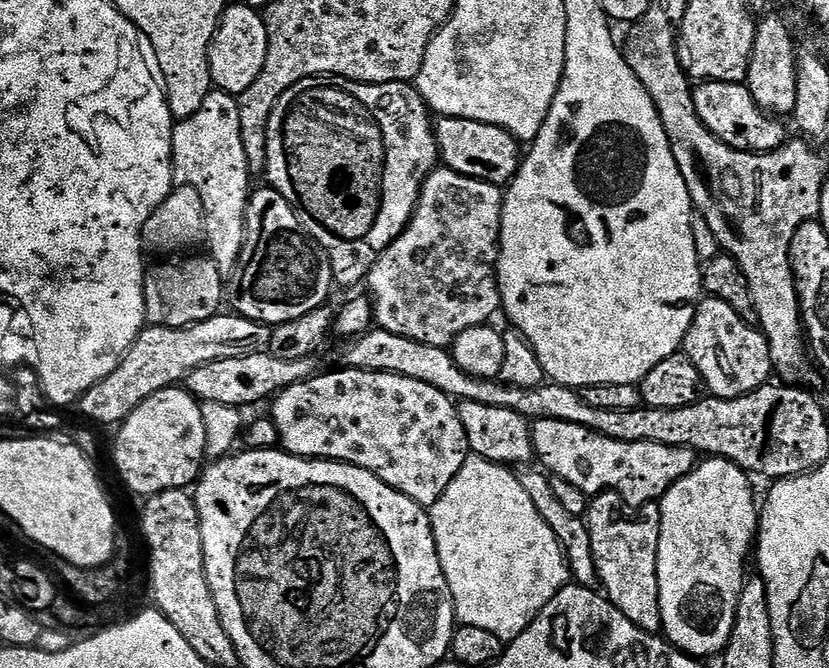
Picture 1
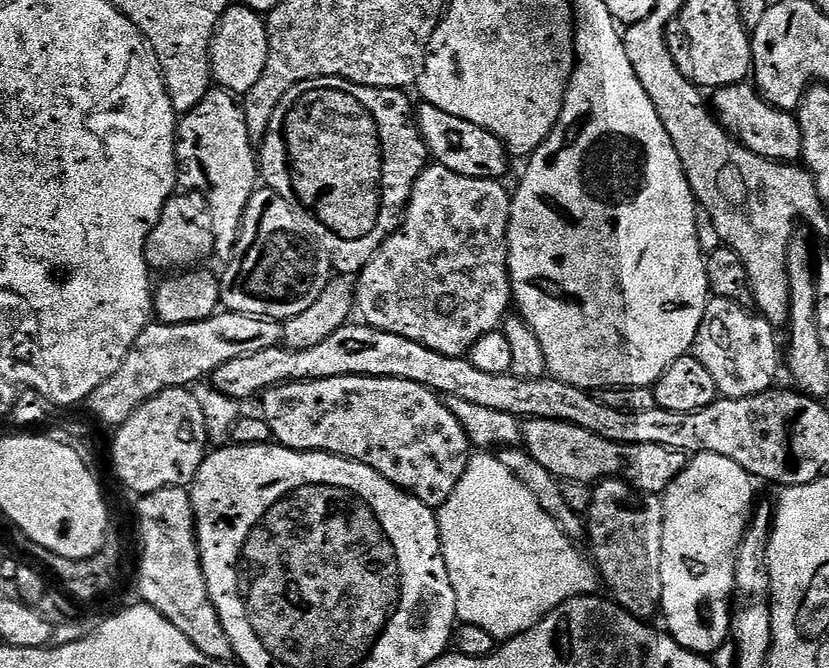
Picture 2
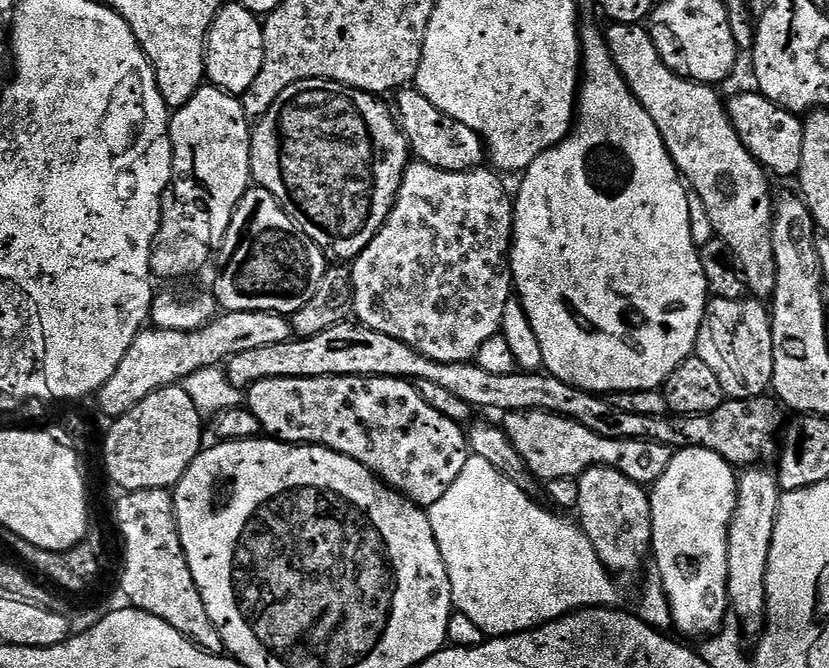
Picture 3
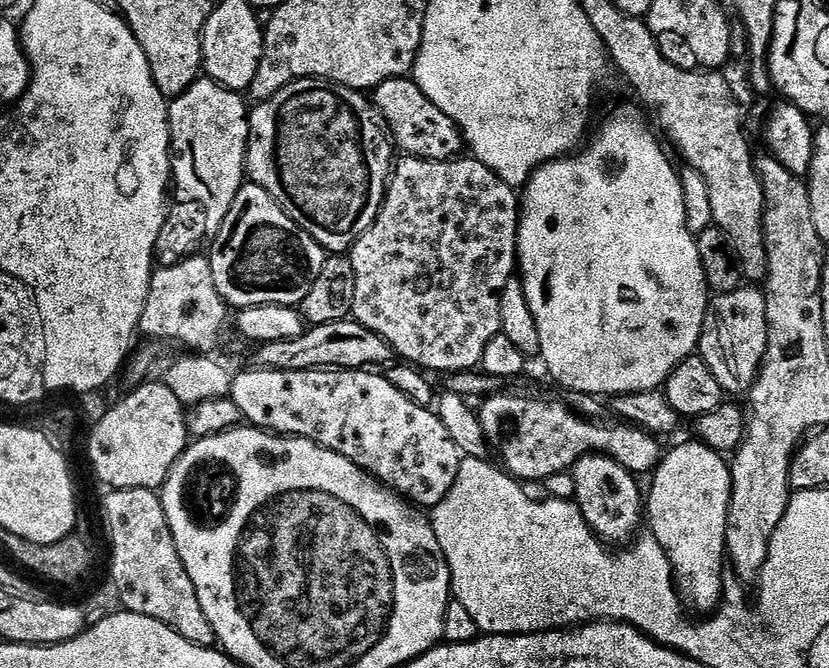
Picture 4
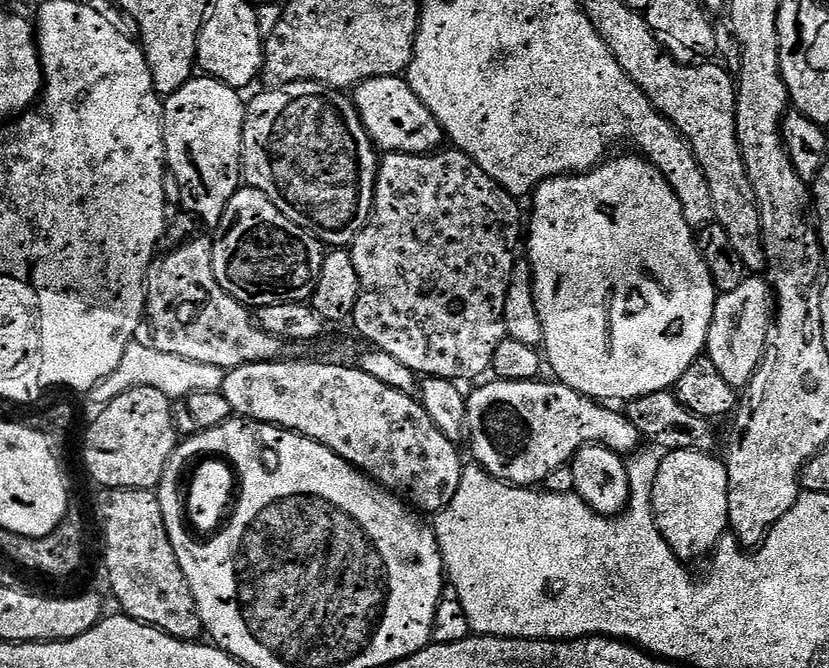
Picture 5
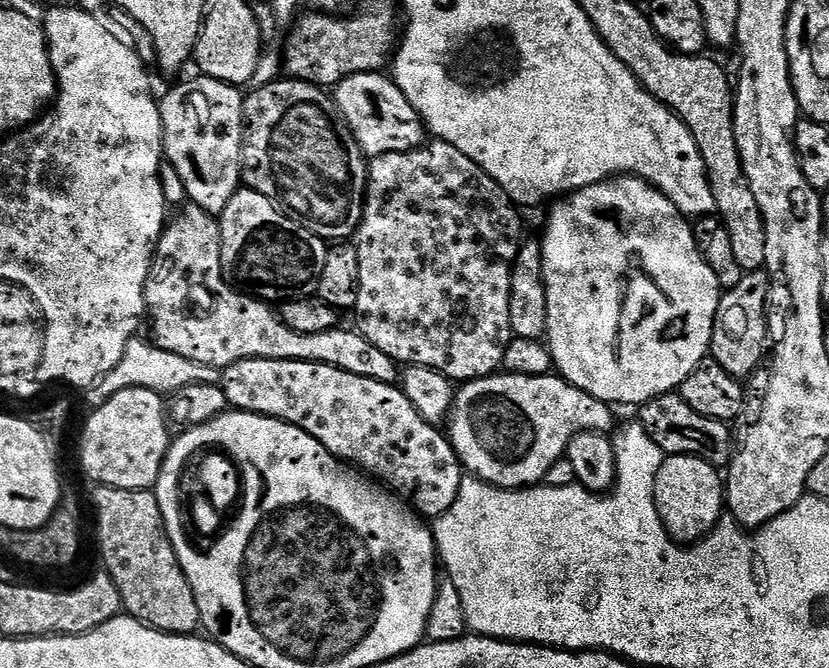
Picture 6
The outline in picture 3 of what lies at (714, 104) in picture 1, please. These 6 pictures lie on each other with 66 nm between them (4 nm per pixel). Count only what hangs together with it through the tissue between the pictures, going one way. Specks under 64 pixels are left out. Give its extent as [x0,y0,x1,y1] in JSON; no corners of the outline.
[726,91,803,177]

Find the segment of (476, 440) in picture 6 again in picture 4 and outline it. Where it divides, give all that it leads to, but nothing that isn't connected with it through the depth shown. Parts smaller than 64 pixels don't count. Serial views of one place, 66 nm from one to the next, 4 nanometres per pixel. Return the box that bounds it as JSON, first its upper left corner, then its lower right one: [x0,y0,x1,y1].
[478,396,662,482]

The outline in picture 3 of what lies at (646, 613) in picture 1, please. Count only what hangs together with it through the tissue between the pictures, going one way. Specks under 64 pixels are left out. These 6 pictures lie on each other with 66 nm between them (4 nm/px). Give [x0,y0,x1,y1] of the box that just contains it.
[575,468,652,576]

